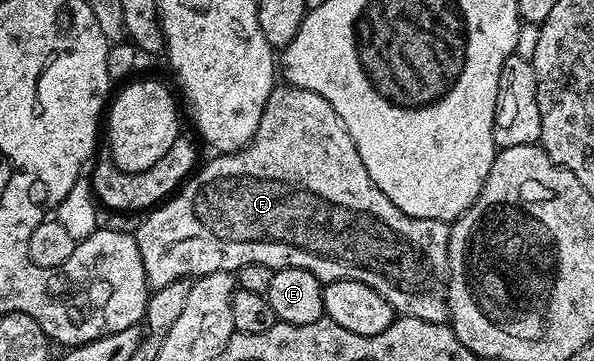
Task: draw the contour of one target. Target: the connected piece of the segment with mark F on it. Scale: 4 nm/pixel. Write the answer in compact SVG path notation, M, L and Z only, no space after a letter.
M290 84L276 85L261 116L261 124L250 142L242 150L220 153L212 162L202 166L203 163L166 201L154 207L144 217L141 228L137 228L134 232L133 244L141 252L141 264L145 264L147 285L152 291L165 288L165 284L202 278L203 275L218 270L237 272L245 264L265 264L272 272L292 266L305 268L305 272L313 272L313 276L317 276L324 284L337 280L357 280L376 290L394 308L396 315L404 318L416 318L426 322L448 321L447 277L449 276L450 225L441 220L405 216L405 212L401 212L401 208L397 208L393 200L389 200L389 196L385 196L385 192L381 192L381 188L377 188L373 180L369 180L369 172L365 172L365 164L361 164L361 156L357 152L357 144L353 144L353 136L349 136L345 124L341 124L341 116L333 112L329 100L317 96L317 92L309 92L305 88L297 88Z

